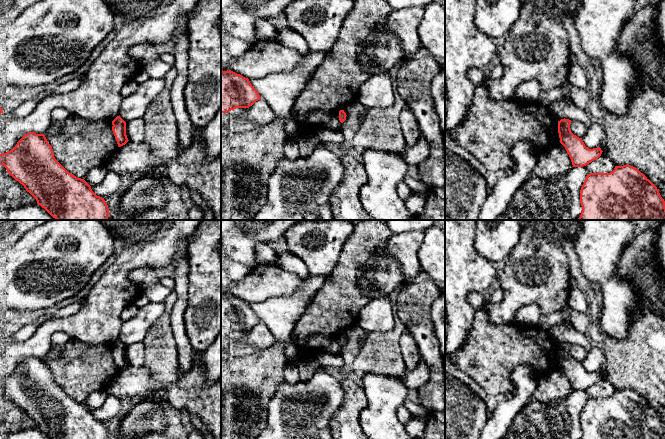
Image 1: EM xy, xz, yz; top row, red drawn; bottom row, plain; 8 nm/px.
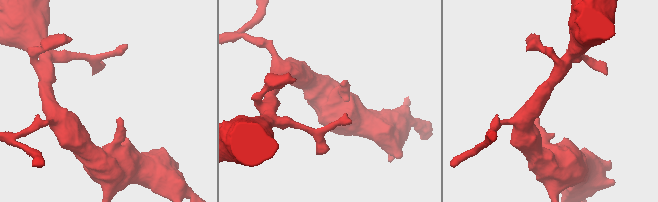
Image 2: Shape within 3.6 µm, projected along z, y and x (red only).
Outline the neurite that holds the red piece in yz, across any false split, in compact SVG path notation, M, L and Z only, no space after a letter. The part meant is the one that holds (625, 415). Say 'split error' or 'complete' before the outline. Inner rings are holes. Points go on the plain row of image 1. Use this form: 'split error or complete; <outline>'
complete; M631 389L615 390L610 397L590 397L580 414L581 439L665 439L665 425L657 411Z

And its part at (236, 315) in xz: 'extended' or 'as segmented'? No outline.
as segmented

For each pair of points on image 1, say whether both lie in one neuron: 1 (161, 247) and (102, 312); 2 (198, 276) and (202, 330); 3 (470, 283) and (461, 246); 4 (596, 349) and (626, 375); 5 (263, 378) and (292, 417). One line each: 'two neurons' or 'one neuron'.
1: one neuron
2: one neuron
3: one neuron
4: two neurons
5: two neurons

